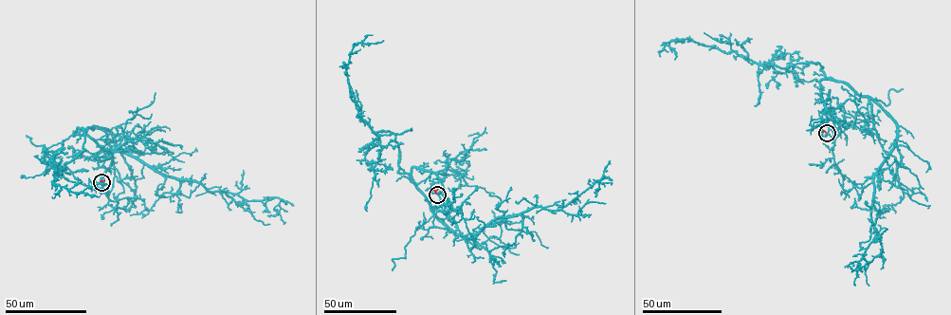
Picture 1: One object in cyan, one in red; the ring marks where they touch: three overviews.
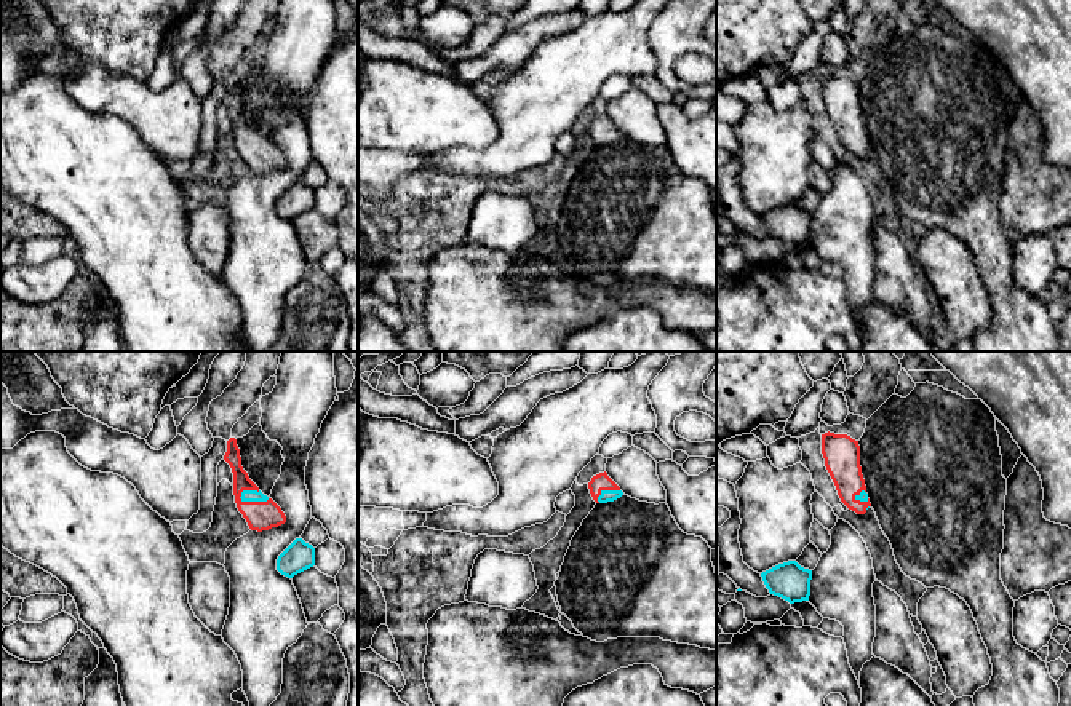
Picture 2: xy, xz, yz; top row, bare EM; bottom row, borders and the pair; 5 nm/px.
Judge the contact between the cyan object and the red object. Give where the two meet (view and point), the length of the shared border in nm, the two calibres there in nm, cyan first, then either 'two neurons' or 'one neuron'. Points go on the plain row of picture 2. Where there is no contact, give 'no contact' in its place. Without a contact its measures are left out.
contact xy (254, 142); length 160 nm; calibres 60 and 140 nm; one neuron

